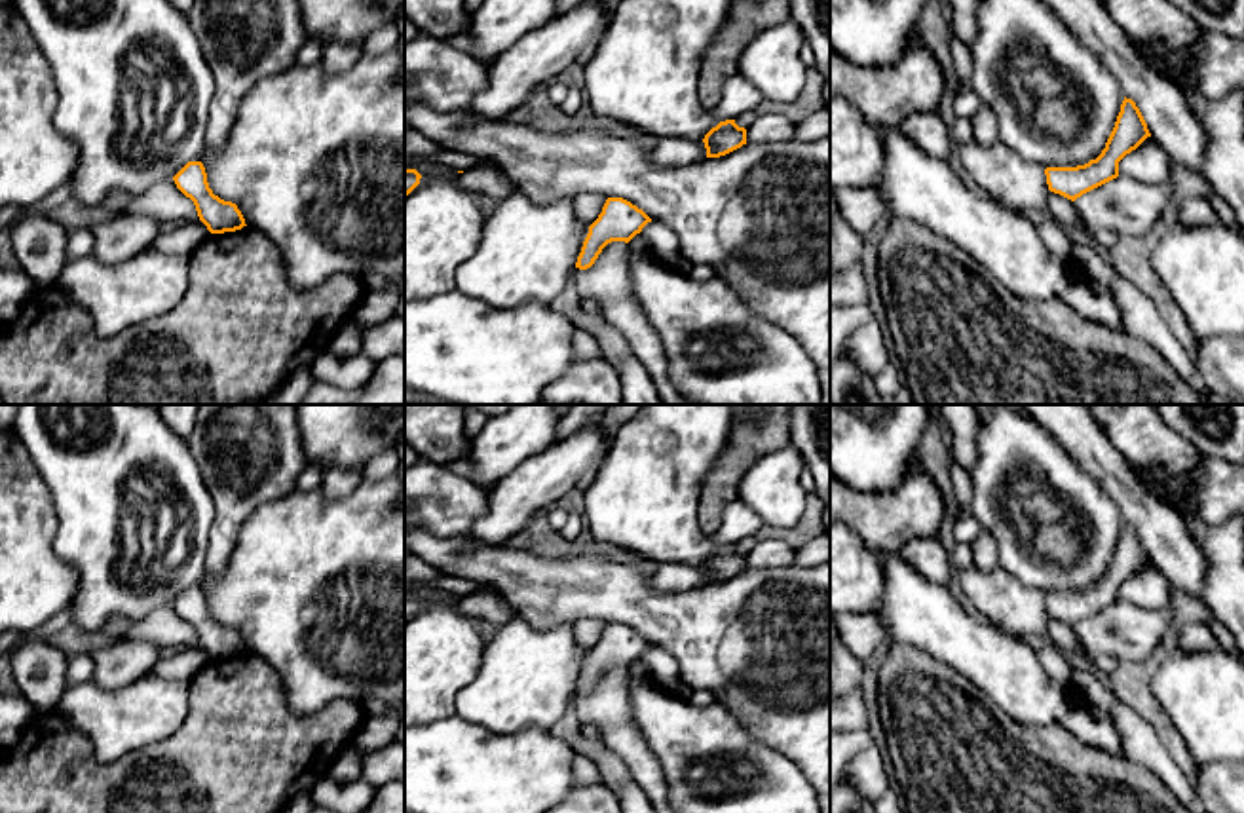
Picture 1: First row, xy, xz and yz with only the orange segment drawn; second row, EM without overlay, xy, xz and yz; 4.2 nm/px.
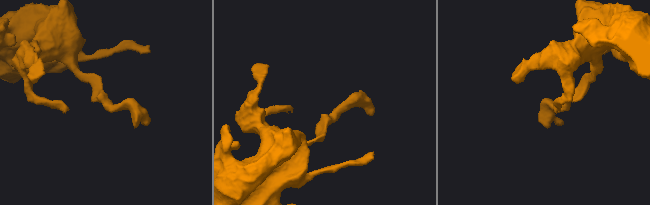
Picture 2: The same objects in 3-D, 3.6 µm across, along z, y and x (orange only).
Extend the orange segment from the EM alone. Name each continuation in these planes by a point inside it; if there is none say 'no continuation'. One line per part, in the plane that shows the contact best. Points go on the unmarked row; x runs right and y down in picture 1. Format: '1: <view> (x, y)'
no continuation

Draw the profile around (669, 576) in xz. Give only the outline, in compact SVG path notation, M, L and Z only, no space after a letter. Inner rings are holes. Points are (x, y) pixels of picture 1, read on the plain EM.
M661 564L650 577L657 591L686 591L707 583L703 564Z

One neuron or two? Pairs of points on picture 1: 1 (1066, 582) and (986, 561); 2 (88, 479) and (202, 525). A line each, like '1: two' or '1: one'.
1: two
2: one

